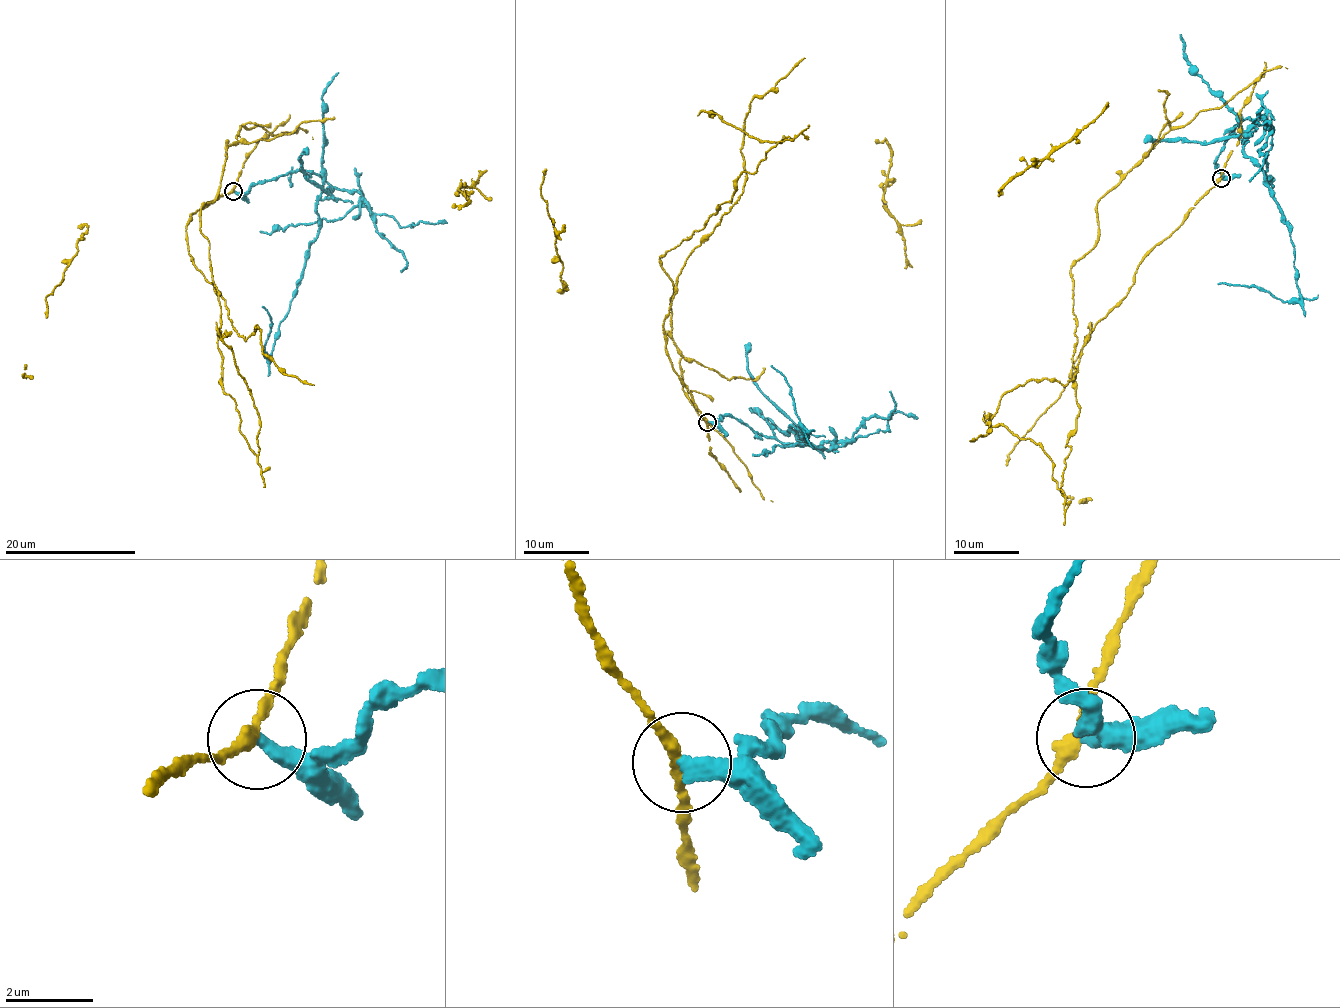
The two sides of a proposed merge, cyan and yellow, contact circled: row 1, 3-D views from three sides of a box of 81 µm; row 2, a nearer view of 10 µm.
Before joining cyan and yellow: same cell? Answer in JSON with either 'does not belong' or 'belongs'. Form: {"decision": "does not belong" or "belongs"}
{"decision": "does not belong"}

